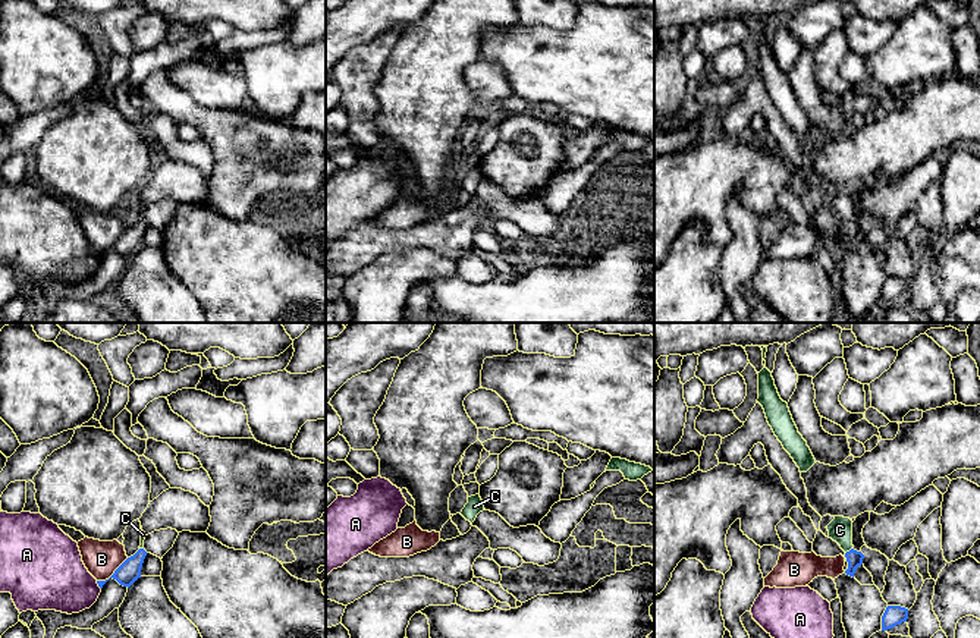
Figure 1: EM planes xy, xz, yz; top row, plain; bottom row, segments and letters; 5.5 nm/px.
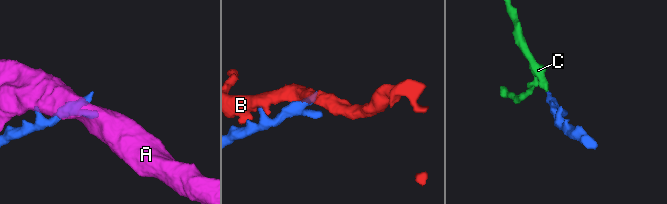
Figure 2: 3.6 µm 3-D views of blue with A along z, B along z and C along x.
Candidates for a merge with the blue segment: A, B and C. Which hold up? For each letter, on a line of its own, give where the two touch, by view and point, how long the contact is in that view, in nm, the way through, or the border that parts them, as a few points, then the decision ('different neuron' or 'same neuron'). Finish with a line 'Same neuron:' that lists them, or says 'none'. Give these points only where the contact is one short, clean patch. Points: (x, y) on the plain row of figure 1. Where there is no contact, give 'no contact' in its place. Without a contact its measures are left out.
A: xy (99, 257) | 50 nm | different neuron
B: xy (113, 245) | 220 nm | different neuron
C: yz (850, 222) | 60 nm | across yz (854, 229), (850, 222), (839, 201) | same neuron
Same neuron: C

